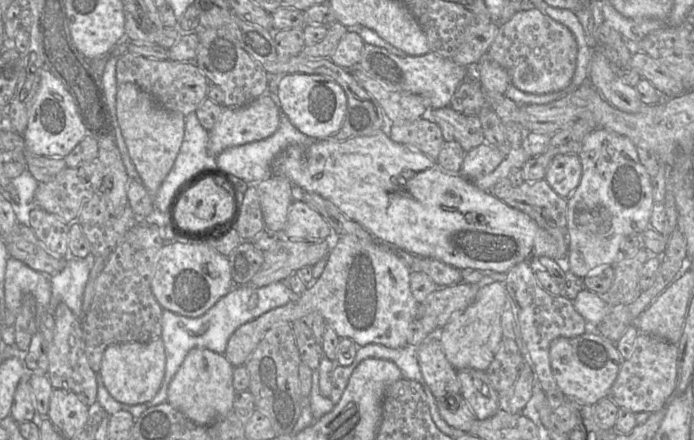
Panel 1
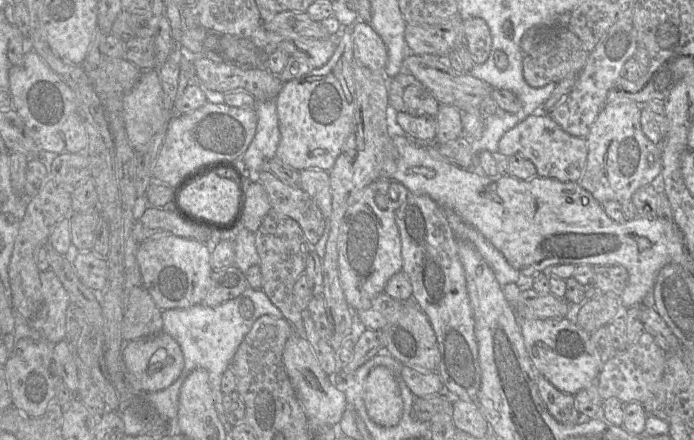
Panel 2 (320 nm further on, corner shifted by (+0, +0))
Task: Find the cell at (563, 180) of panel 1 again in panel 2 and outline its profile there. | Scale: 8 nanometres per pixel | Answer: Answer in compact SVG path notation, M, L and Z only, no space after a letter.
M547 113L529 115L499 140L498 155L510 157L520 154L536 167L537 176L556 179L560 182L578 182L584 172L587 160L585 138L574 137L565 132Z

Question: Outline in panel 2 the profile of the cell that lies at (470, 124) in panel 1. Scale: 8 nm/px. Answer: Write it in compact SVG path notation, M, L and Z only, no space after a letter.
M405 70L388 80L388 97L394 111L416 117L435 117L441 105L420 81Z

